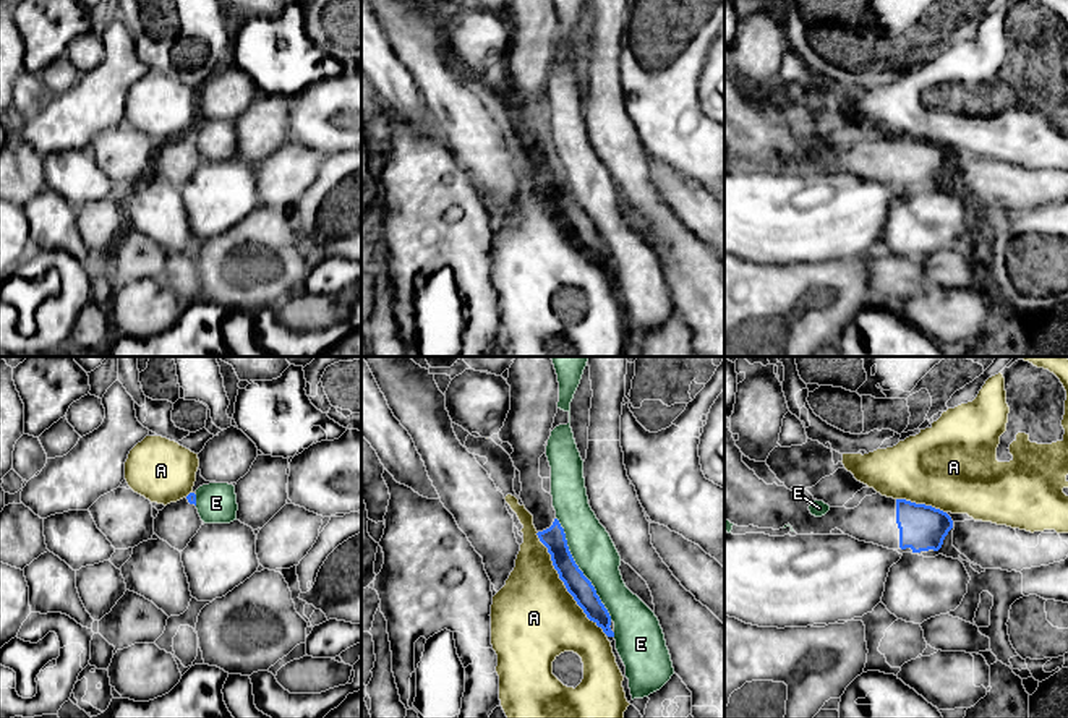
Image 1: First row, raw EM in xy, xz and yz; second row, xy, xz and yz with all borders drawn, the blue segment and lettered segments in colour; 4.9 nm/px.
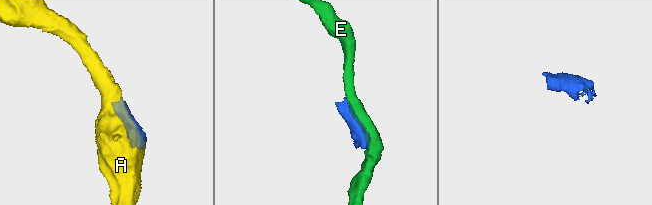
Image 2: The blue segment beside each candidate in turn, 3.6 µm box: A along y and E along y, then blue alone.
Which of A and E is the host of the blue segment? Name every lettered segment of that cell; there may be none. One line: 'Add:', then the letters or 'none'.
Add: none

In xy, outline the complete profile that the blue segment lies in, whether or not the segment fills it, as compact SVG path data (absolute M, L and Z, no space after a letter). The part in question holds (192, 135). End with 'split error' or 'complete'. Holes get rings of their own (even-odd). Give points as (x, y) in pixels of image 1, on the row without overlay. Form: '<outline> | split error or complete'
M196 131L167 141L154 156L154 170L172 185L183 188L201 165L203 157L196 146Z | split error

